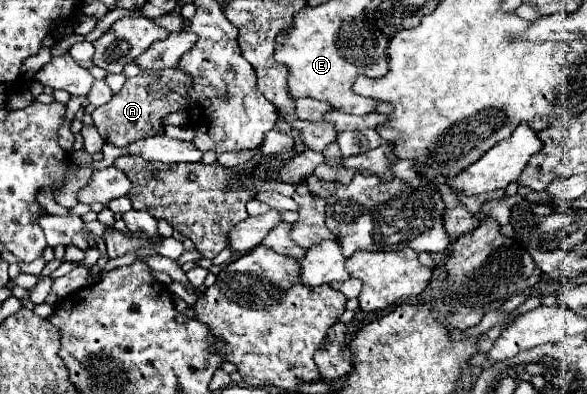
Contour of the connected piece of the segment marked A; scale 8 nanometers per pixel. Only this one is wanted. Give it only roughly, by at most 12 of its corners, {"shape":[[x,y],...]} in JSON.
{"shape":[[179,65],[143,71],[93,111],[115,147],[159,135],[187,105]]}

